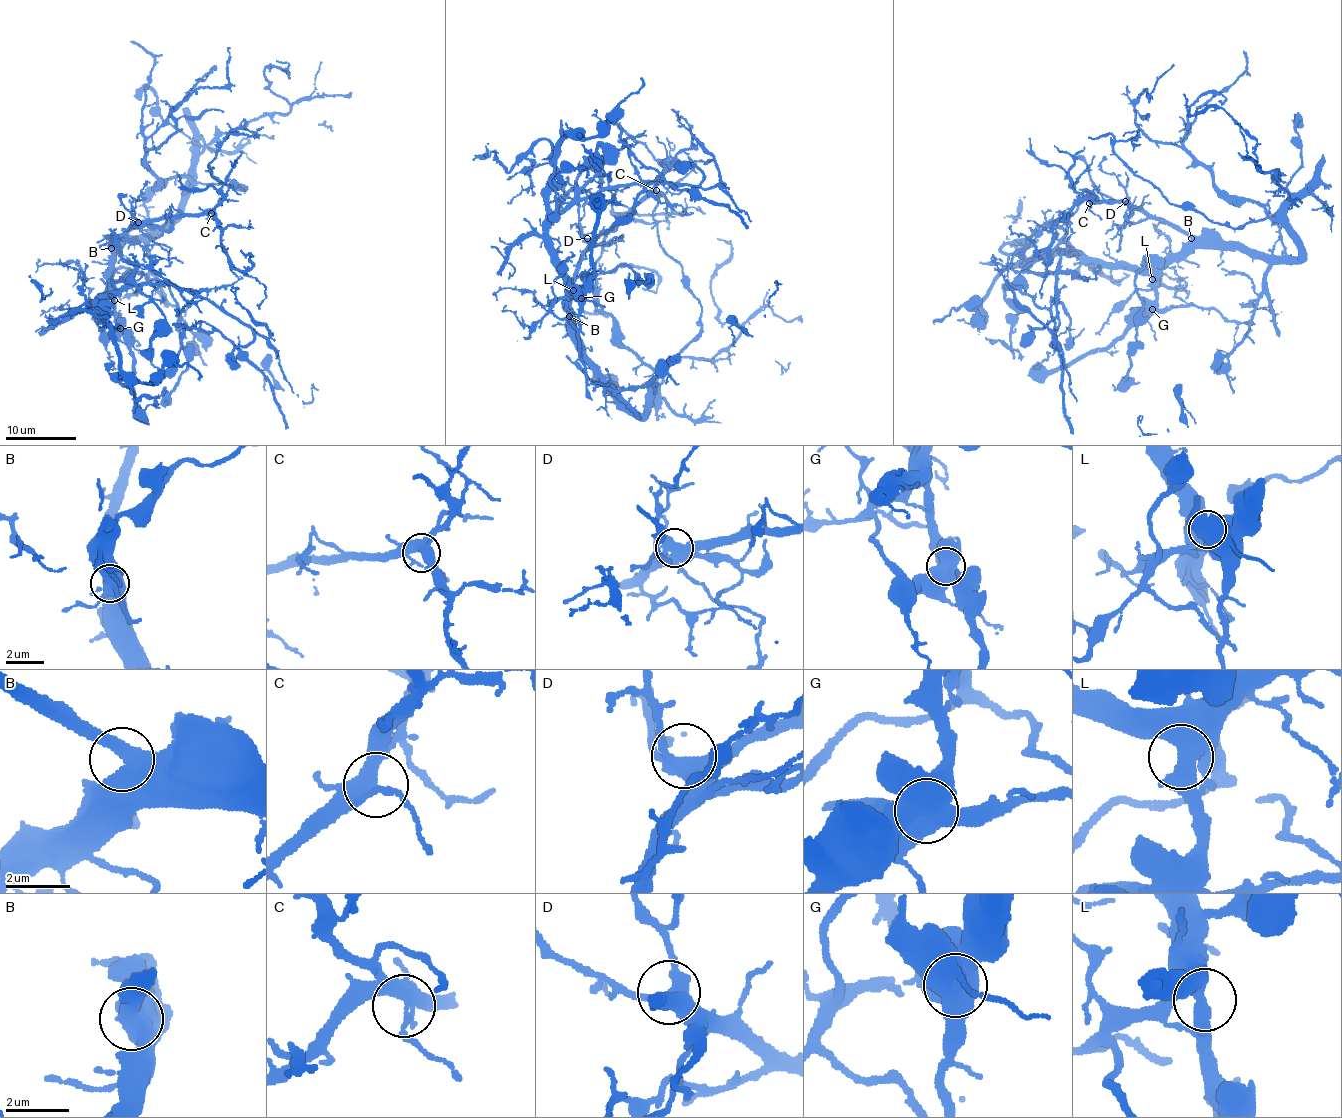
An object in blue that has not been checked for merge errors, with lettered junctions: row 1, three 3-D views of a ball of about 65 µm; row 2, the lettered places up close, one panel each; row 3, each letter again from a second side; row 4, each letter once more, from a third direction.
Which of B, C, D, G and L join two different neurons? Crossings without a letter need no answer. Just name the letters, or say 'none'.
G

